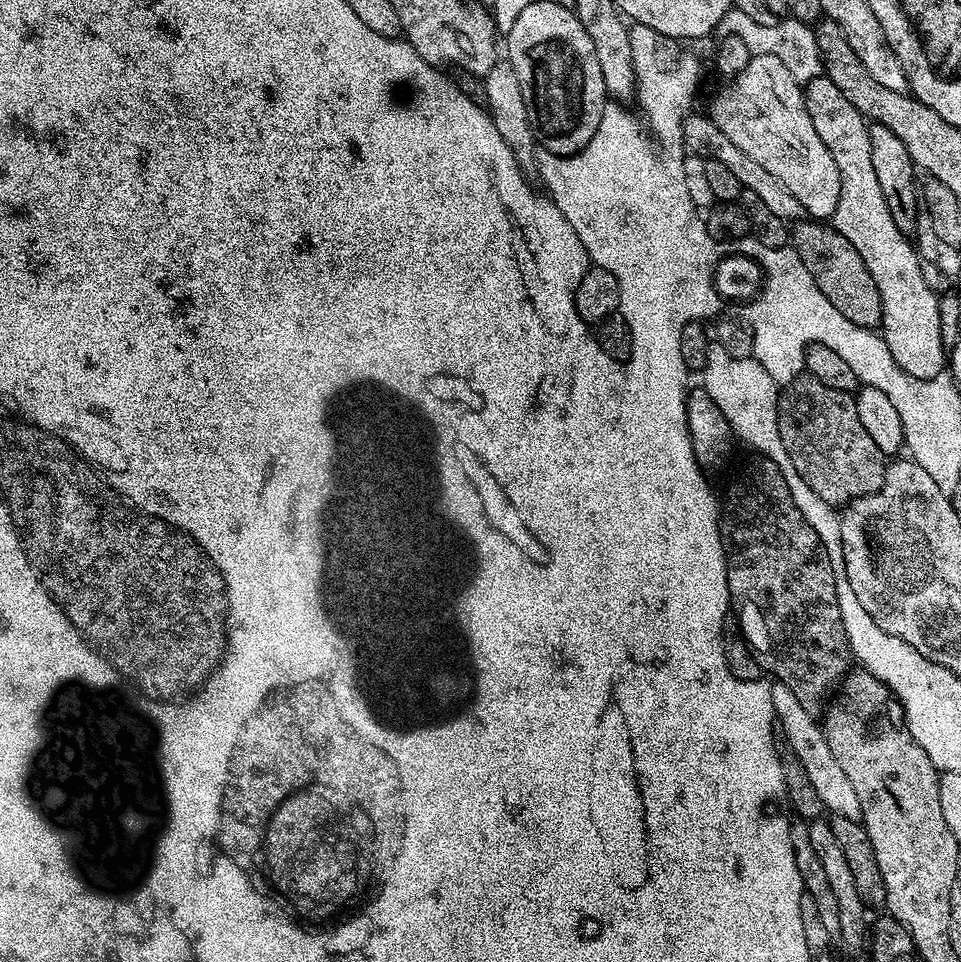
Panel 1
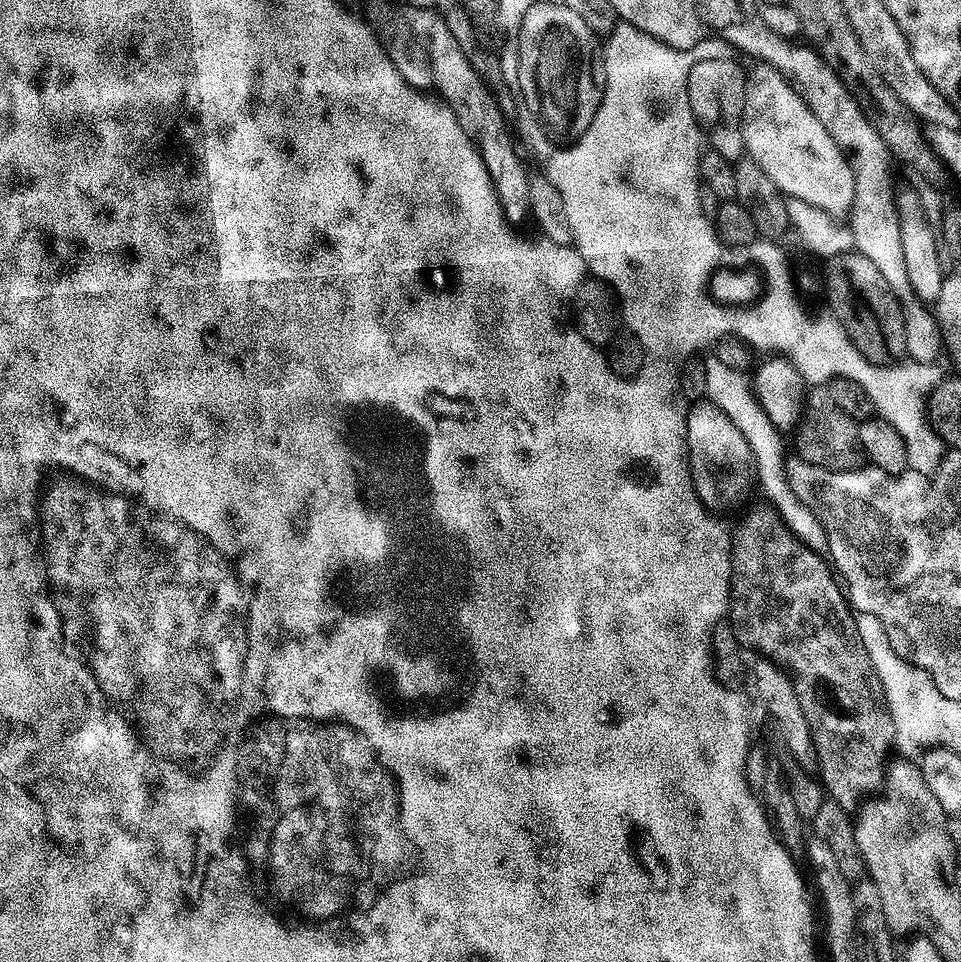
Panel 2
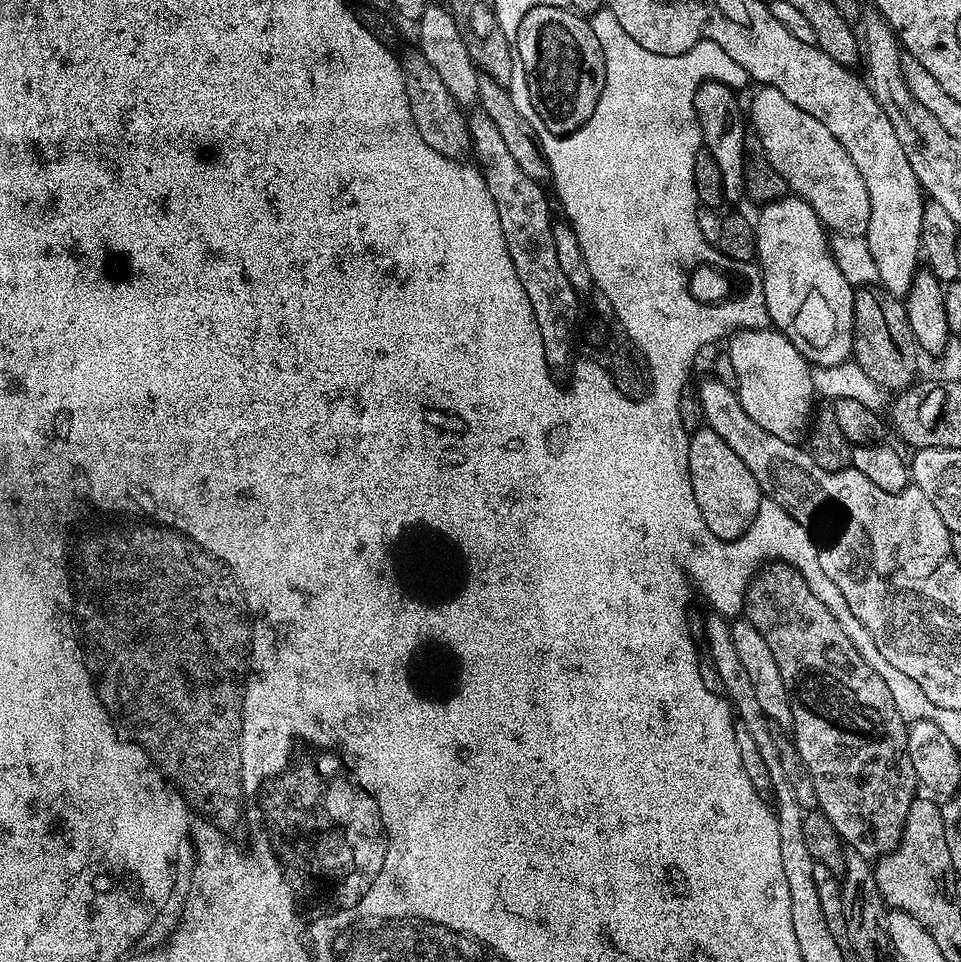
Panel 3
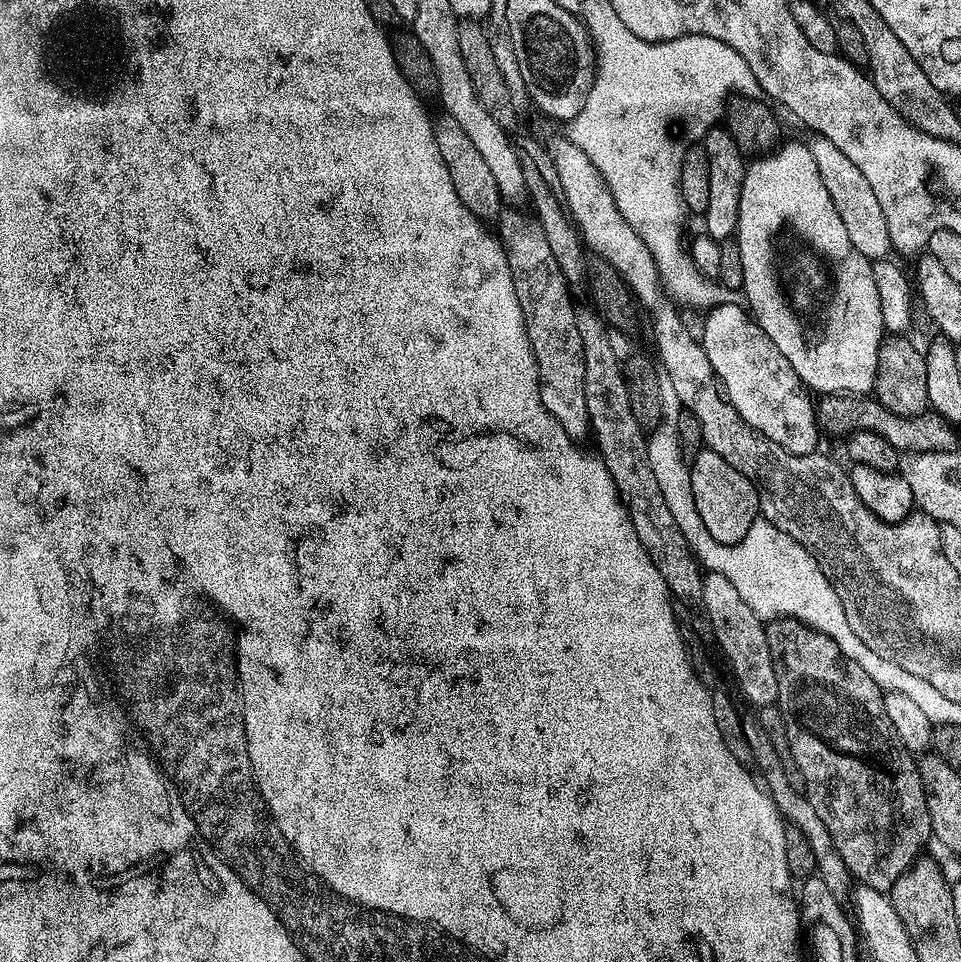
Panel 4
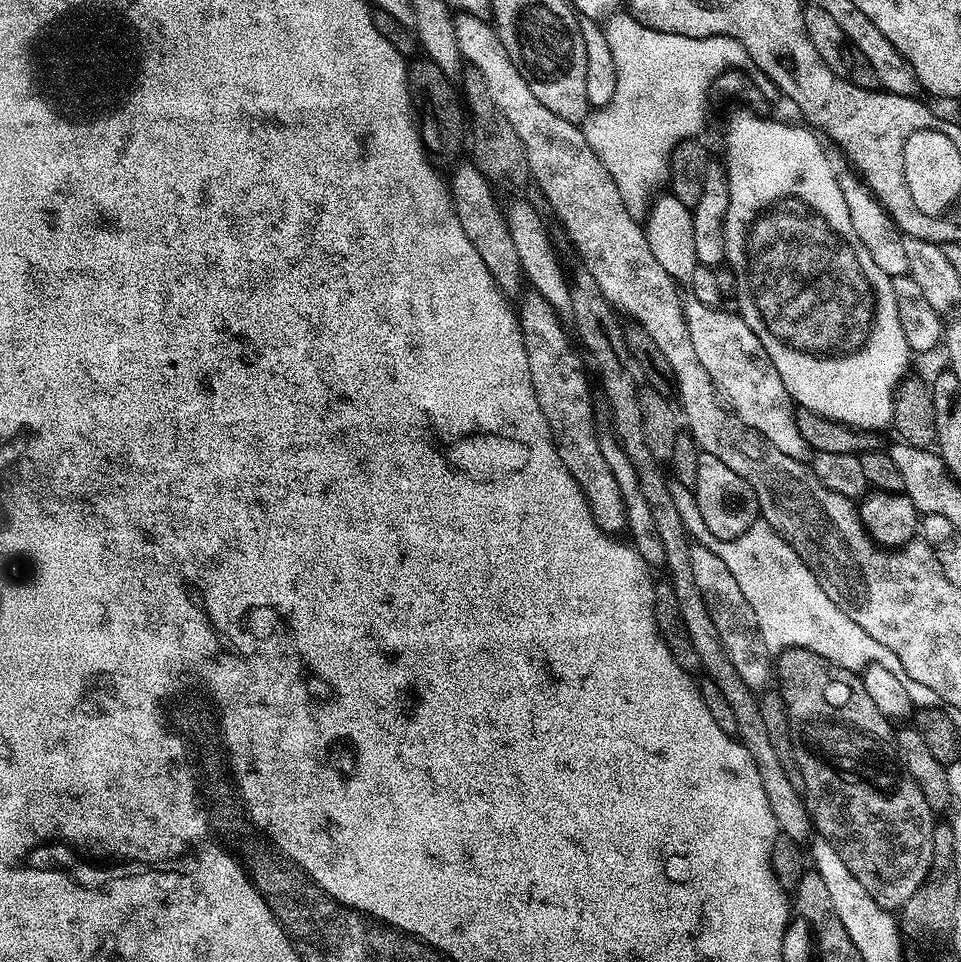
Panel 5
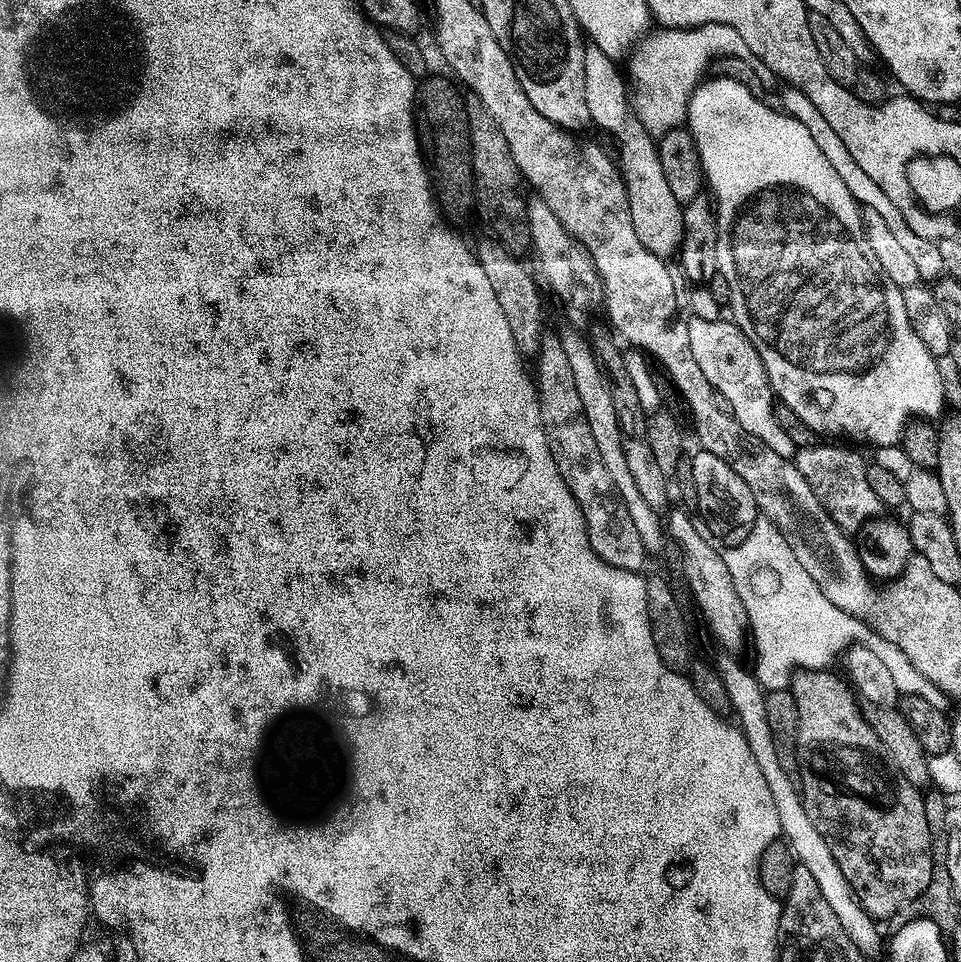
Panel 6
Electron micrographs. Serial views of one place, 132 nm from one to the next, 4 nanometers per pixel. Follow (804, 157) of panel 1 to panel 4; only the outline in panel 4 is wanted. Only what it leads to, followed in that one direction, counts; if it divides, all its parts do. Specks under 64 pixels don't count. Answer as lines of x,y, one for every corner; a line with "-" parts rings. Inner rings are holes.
816,136
811,141
810,147
814,154
814,162
818,162
818,170
826,190
830,190
830,198
842,218
842,226
846,226
846,234
858,254
862,254
867,260
877,261
885,259
893,251
890,242
890,232
886,230
886,217
882,215
882,206
878,206
878,198
874,190
870,190
870,182
866,182
862,170
834,146
824,136

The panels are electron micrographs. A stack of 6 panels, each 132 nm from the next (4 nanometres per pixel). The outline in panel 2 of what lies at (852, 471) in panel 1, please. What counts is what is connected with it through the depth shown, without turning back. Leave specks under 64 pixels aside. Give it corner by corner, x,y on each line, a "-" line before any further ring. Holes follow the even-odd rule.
816,386
805,395
804,410
800,414
800,423
794,429
796,452
799,459
816,468
831,470
855,470
865,463
864,451
860,448
857,421
850,419
830,398
827,387

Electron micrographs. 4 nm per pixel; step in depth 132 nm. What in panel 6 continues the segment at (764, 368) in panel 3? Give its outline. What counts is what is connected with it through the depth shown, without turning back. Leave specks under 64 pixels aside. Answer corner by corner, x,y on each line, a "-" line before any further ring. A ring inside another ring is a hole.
692,318
687,321
687,326
690,354
694,354
694,362
698,362
702,374
706,374
706,382
710,382
717,397
727,405
730,414
740,423
746,435
770,446
774,454
795,457
797,448
790,442
790,438
786,438
782,426
778,426
778,418
774,418
776,404
764,363
762,358
758,358
758,350
754,350
746,334
742,334
735,322
724,318
712,324

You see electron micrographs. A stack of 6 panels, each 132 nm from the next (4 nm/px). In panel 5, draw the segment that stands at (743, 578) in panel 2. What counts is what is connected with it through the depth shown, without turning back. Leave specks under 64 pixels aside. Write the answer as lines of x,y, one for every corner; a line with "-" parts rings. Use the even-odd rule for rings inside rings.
785,648
783,652
779,653
774,660
774,676
778,684
780,680
778,691
786,702
794,755
796,764
800,767
802,795
812,819
813,829
818,833
819,839
830,842
830,846
834,846
838,858
842,858
842,862
846,862
846,870
850,870
854,874
854,878
858,878
858,882
862,882
862,886
866,886
866,894
870,894
870,898
874,898
874,902
878,902
878,906
882,906
888,912
895,913
903,908
906,902
910,902
910,894
914,894
914,890
918,890
918,886
922,886
922,882
930,870
934,813
932,807
926,802
922,790
918,790
918,782
914,782
914,778
910,778
910,774
904,771
904,766
896,755
898,736
895,731
892,733
893,721
886,719
882,710
878,710
878,706
874,706
870,694
866,694
863,679
857,673
845,668
837,668
826,658
805,648

